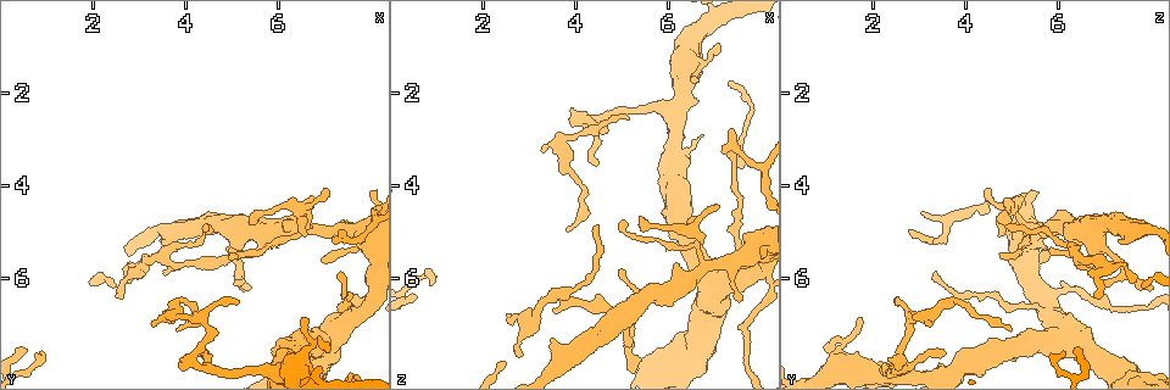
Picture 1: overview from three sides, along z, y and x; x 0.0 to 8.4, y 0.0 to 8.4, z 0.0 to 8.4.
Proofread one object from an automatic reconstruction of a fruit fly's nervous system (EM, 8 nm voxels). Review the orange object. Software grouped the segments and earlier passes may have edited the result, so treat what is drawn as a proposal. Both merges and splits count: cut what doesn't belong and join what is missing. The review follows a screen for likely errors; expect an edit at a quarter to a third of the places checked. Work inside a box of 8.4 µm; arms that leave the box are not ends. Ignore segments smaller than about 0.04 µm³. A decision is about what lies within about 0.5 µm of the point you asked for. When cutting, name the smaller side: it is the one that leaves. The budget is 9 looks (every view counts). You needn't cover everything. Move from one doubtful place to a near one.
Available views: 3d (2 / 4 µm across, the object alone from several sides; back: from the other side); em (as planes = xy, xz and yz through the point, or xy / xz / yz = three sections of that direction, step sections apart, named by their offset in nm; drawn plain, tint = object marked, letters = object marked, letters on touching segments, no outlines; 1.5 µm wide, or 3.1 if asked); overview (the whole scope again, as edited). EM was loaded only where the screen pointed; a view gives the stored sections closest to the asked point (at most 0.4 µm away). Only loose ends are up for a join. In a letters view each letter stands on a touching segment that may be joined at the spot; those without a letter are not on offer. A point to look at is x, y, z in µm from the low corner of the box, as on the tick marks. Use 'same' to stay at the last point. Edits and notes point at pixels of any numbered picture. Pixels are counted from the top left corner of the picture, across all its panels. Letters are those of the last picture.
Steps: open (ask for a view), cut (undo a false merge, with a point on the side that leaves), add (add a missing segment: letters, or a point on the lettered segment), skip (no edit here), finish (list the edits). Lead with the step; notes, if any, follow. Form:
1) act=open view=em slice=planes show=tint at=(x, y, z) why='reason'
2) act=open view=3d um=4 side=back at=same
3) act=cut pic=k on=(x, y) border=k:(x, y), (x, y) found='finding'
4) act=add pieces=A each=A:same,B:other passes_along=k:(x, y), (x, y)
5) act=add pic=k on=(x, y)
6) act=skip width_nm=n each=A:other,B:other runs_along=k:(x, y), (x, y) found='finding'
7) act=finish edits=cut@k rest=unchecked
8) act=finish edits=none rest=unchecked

act=open view=em slice=yz step=4 show=plain at=(2.50, 6.45, 6.80) why='tapers out'

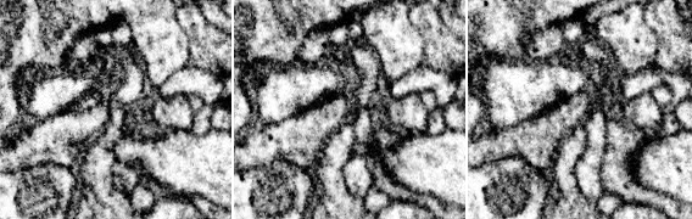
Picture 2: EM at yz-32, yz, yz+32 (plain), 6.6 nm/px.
act=open view=em slice=yz step=4 show=letters at=same

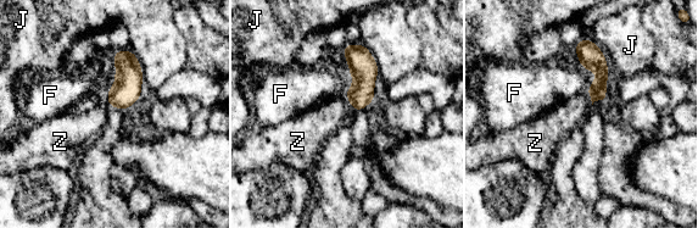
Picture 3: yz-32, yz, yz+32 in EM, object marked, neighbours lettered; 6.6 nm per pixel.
act=skip each=F:other,J:other,Z:other border=3:(345, 94), (355, 109) found='none of them fits'

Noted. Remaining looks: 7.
act=open view=3d um=4 at=(3.75, 7.20, 5.00) why='branch stops here'

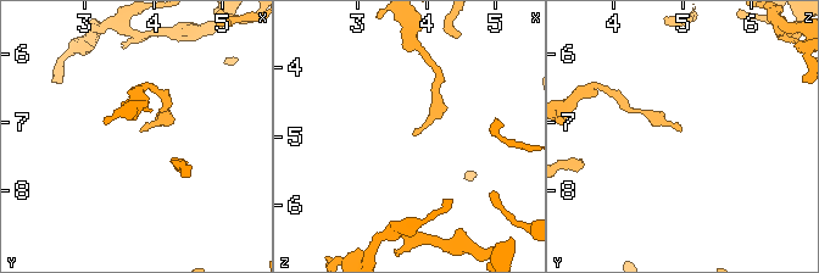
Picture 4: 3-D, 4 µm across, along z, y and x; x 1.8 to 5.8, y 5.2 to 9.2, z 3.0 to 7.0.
act=open view=em slice=planes show=letters at=(3.80, 7.10, 4.95)

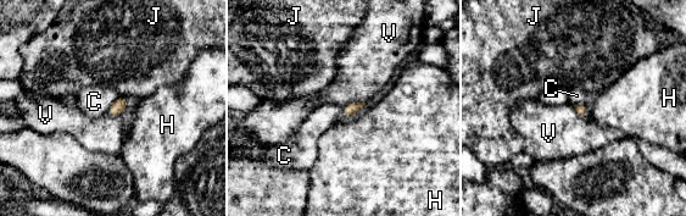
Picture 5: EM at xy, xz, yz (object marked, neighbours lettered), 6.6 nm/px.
act=skip each=C:other,H:other,J:other,V:other border=5:(120, 95), (106, 111) found='no lettered segment goes on from it'

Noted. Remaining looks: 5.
act=open view=3d um=2 at=(4.00, 6.85, 2.90) why='narrows sharply'

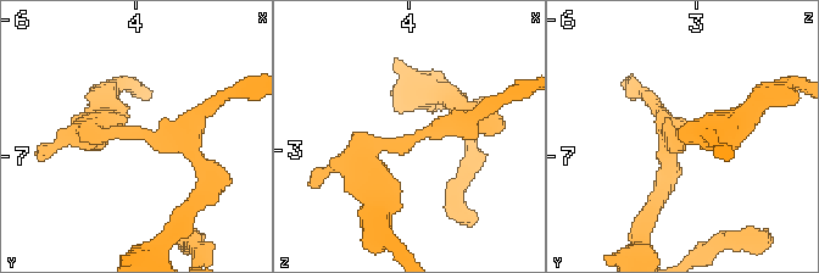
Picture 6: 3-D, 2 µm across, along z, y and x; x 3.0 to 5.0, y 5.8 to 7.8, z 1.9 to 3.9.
act=open view=em slice=planes show=plain at=(4.00, 6.86, 2.90)

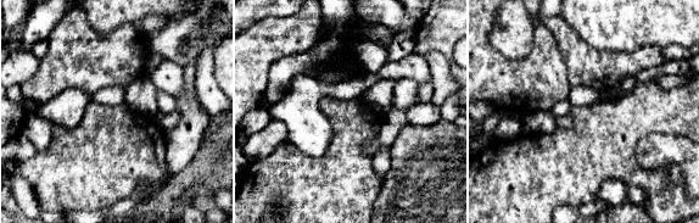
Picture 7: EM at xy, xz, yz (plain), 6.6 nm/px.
act=open view=em slice=planes show=letters at=same

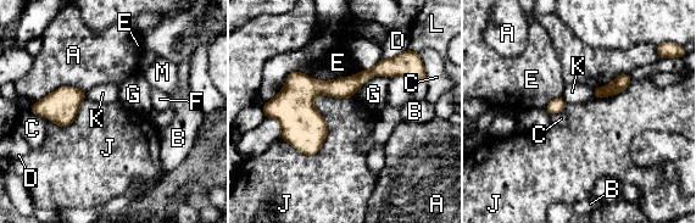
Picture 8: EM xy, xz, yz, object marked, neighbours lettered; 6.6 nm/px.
act=skip each=A:other,B:other,C:other,D:other,E:other,F:other,G:other,J:other,K:other,L:other,M:other runs_along=8:(423, 74), (379, 68), (345, 88), (282, 96) found='all the same cell'

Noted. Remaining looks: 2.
act=open view=em slice=xz step=8 show=letters at=(7.05, 7.50, 1.00) why='thin end'

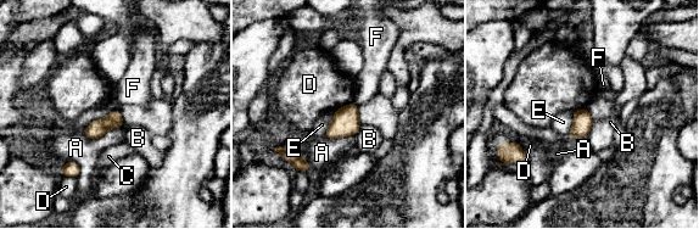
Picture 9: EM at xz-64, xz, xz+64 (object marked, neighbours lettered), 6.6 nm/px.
act=skip width_nm=110 longest_contact=A:280nm each=A:other,B:other,C:other,D:other,E:other,F:other found='no lettered segment goes on from it'

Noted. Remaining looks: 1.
act=finish edits=none rest=unchecked

